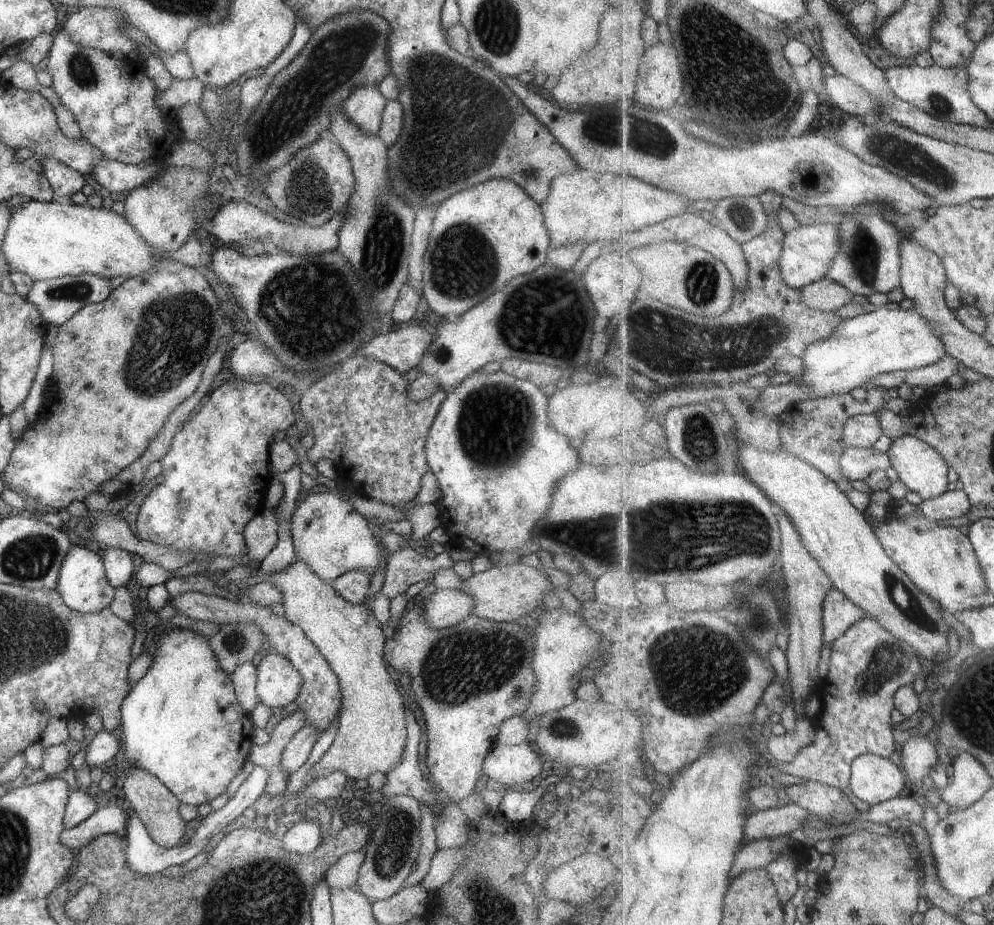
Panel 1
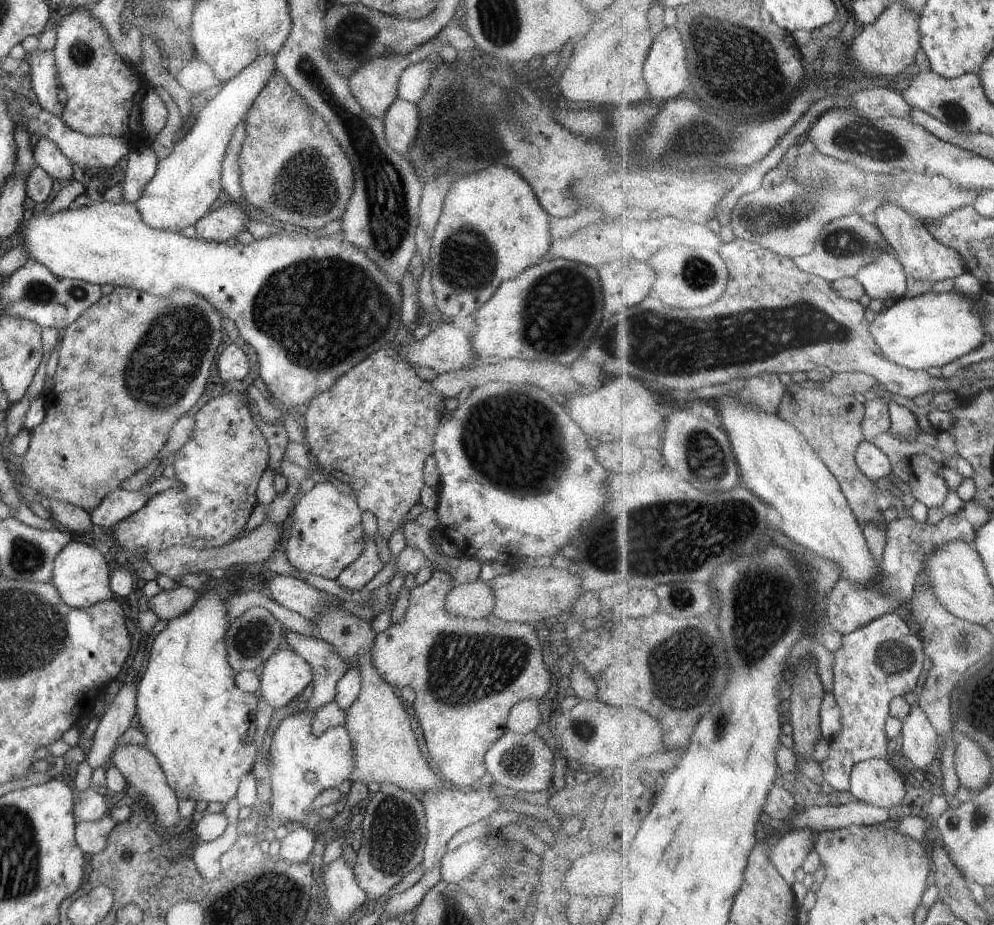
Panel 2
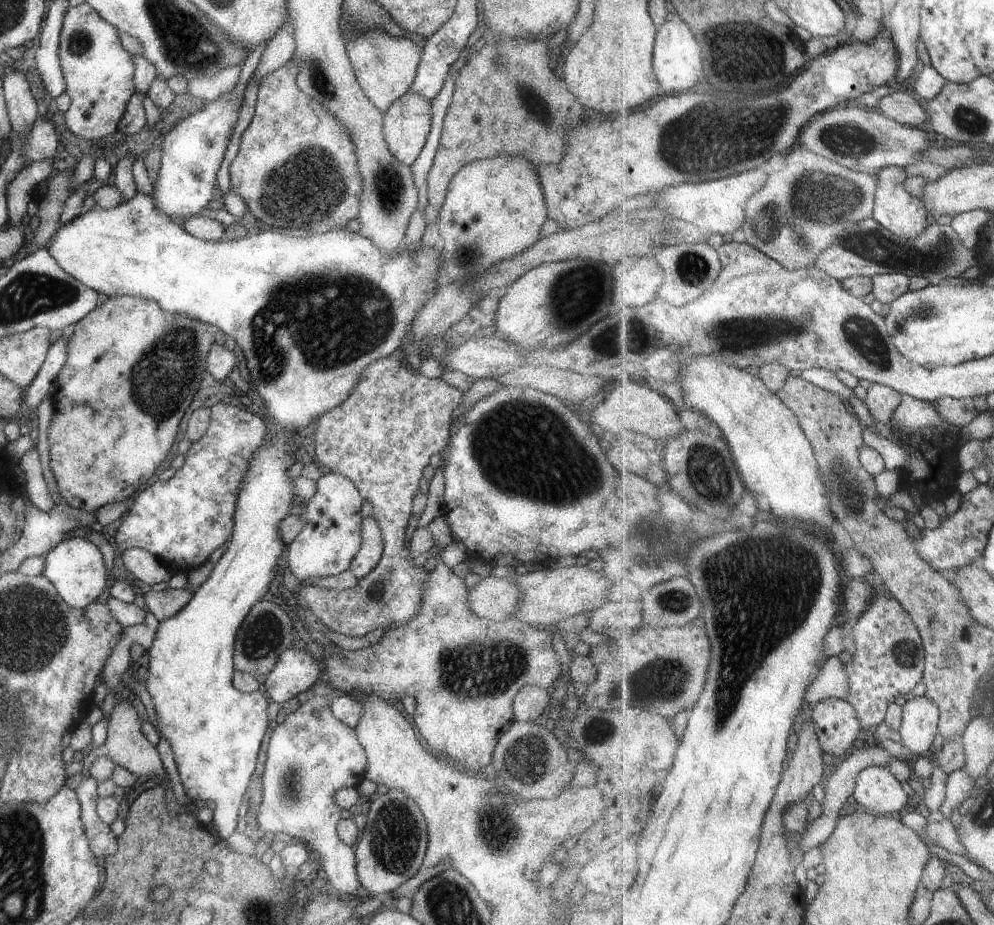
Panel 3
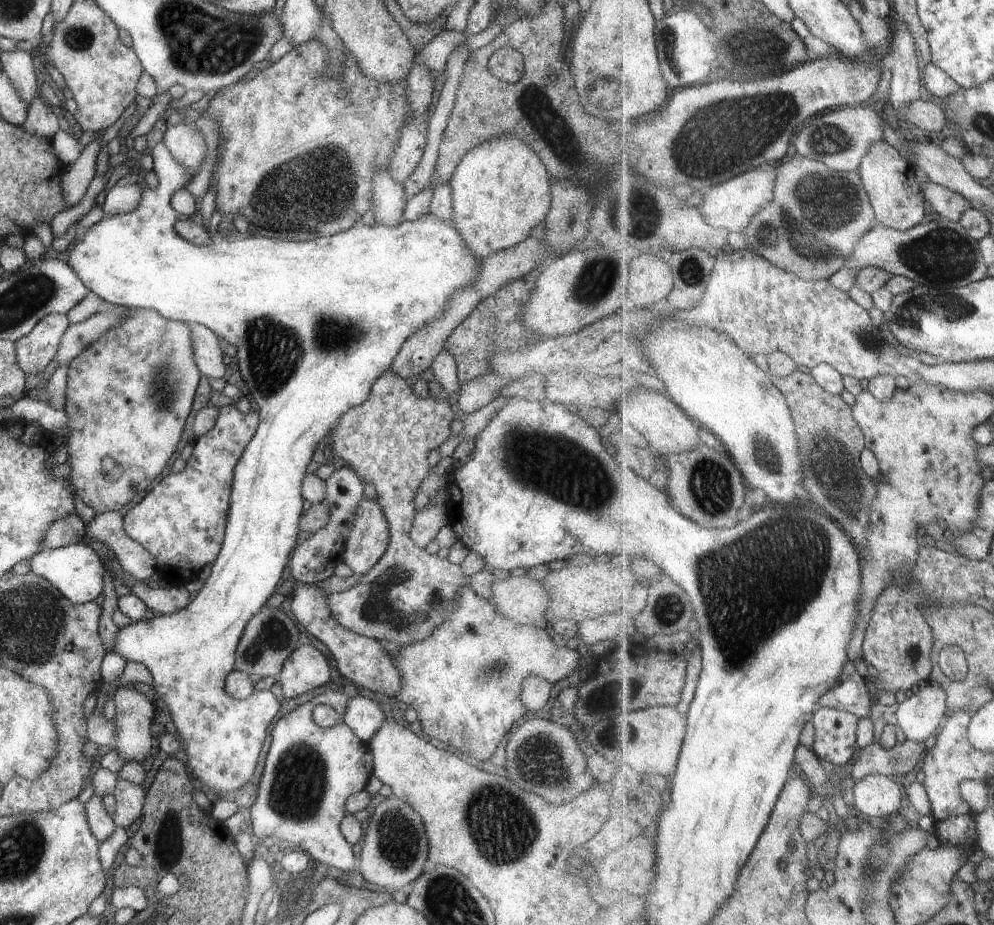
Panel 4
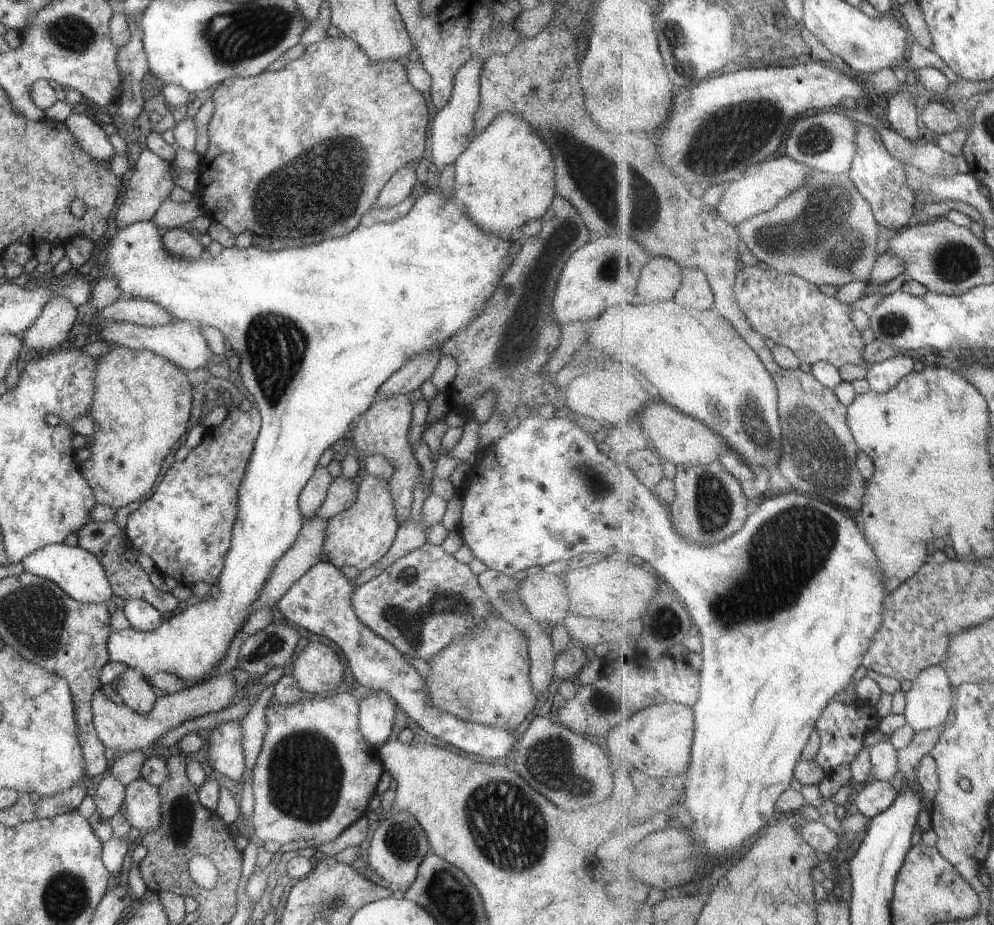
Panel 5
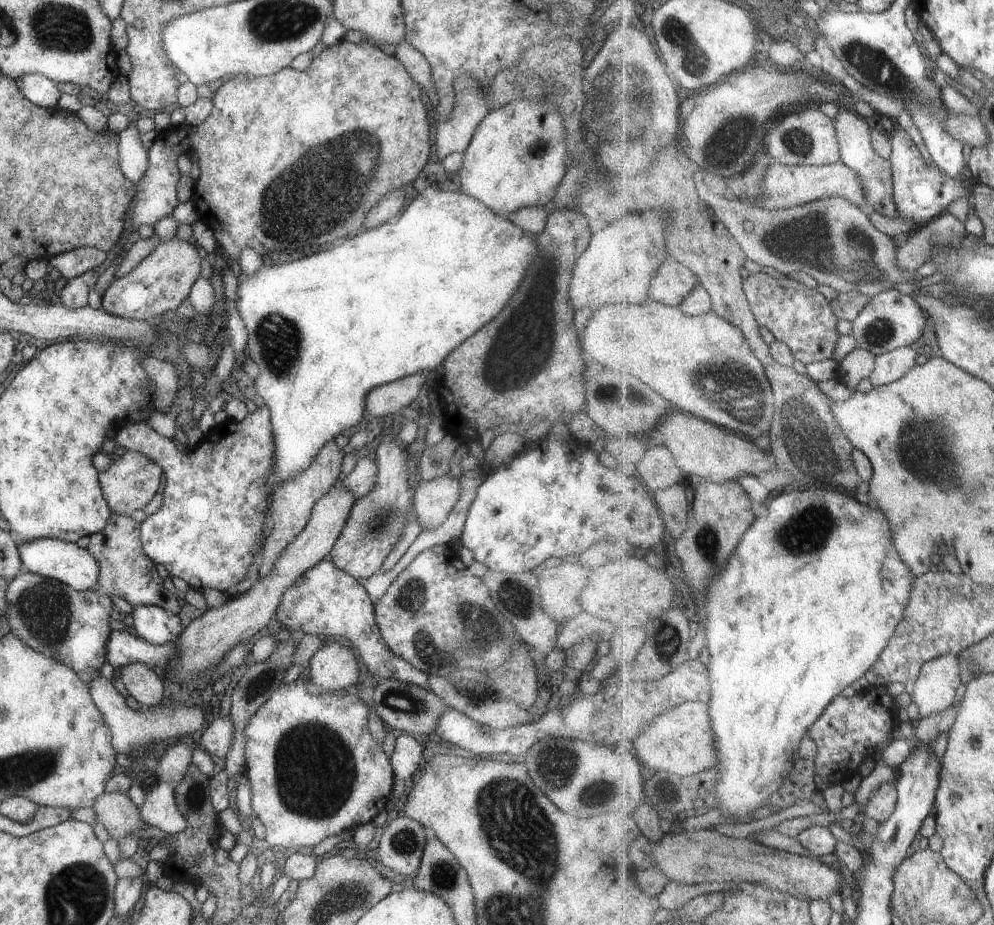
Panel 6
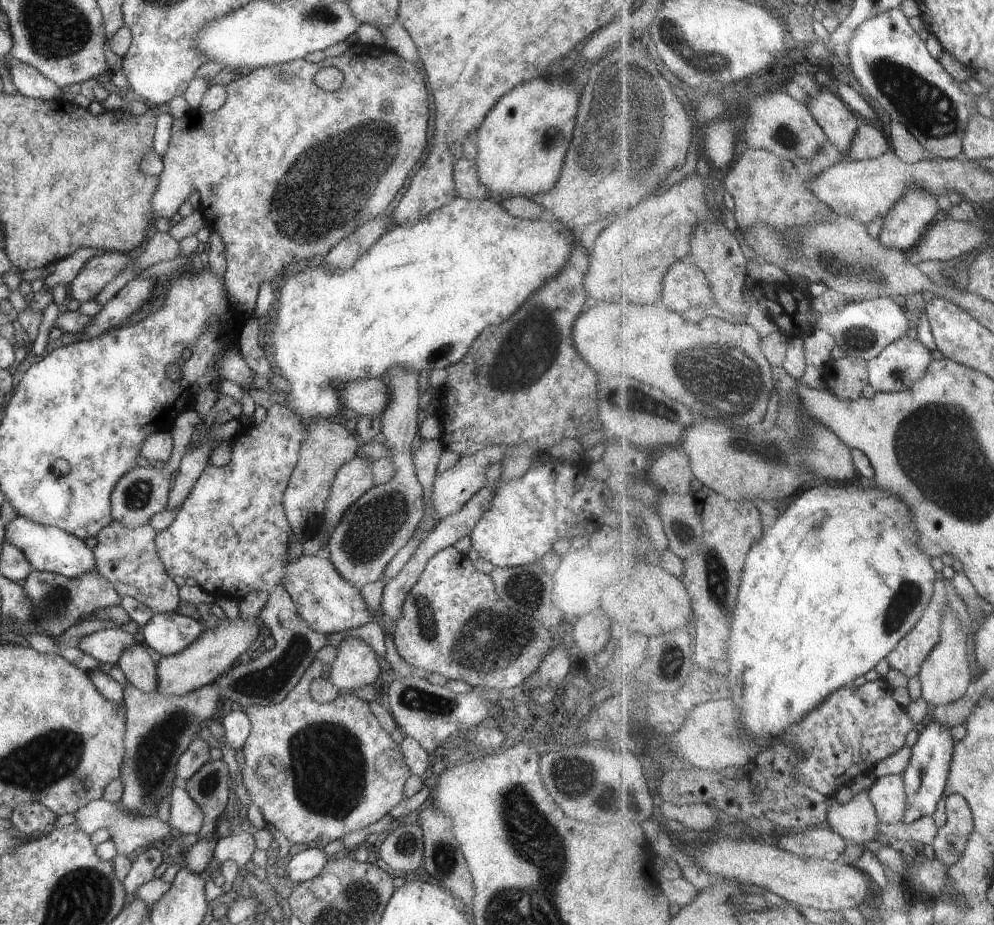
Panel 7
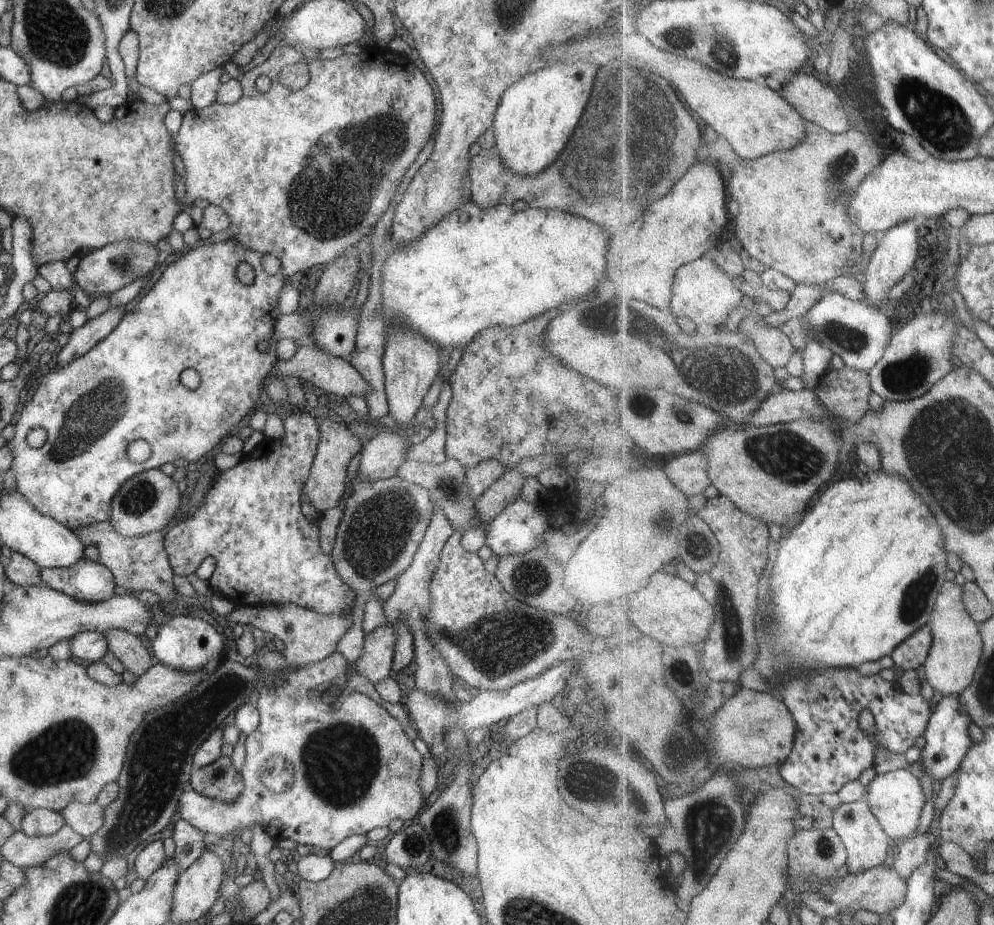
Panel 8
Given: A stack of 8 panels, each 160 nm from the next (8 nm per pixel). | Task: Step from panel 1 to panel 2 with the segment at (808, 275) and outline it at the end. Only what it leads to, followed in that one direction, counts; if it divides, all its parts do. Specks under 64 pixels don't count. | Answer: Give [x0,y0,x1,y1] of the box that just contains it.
[793,213,900,283]

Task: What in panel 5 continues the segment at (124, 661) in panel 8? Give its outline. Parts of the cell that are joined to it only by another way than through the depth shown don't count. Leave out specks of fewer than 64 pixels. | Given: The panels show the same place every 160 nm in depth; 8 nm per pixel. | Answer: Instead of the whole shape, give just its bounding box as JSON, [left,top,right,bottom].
[114,667,155,713]

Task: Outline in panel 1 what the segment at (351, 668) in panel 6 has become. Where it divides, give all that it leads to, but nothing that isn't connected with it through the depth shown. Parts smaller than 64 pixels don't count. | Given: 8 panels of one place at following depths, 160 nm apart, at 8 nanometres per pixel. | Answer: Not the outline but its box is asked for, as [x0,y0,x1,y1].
[256,651,302,708]

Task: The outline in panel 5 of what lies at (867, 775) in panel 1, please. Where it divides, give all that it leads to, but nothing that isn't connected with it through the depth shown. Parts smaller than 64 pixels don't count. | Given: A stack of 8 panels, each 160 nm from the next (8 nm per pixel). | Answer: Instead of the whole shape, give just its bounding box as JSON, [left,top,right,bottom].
[855,779,898,820]

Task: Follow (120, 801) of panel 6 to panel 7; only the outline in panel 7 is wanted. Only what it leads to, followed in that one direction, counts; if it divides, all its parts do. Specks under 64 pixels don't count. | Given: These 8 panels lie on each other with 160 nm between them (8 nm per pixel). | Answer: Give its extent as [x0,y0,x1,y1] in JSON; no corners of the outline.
[74,799,198,856]

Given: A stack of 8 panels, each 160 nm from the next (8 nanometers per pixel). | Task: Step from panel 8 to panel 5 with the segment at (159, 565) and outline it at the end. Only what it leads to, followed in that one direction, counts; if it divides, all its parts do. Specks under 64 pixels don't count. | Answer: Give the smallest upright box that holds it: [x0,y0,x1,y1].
[77,521,178,616]

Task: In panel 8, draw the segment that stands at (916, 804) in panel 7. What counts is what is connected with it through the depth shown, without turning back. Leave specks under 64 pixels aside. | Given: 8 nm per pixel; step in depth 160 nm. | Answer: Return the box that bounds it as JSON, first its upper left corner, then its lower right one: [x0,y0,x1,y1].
[917,696,973,780]

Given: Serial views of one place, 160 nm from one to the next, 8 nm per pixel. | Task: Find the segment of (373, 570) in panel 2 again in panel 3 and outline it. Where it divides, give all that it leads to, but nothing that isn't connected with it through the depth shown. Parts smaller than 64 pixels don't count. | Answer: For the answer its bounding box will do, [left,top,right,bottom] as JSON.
[348,516,384,580]

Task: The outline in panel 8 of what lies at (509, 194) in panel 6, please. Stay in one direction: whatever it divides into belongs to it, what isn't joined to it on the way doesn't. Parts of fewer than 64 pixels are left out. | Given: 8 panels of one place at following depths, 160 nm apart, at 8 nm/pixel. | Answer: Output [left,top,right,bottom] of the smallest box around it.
[491,61,598,176]

